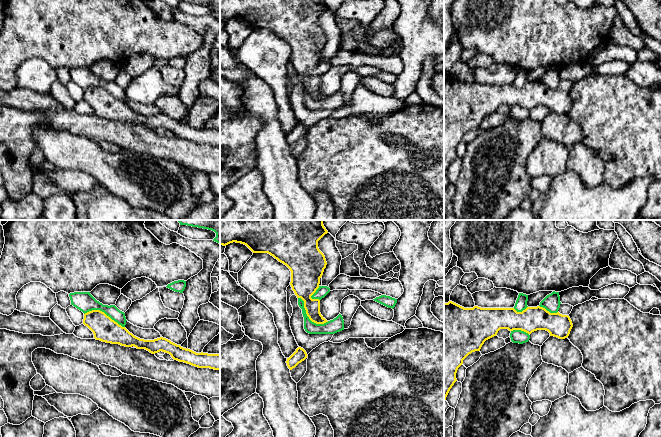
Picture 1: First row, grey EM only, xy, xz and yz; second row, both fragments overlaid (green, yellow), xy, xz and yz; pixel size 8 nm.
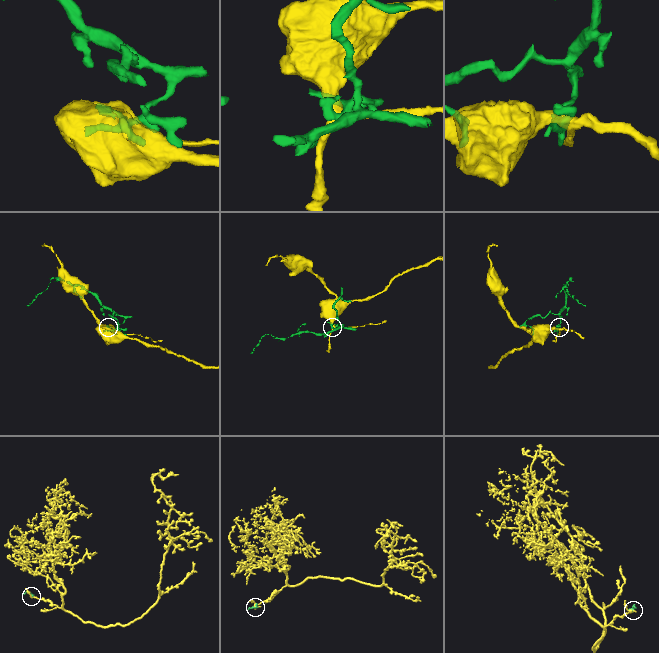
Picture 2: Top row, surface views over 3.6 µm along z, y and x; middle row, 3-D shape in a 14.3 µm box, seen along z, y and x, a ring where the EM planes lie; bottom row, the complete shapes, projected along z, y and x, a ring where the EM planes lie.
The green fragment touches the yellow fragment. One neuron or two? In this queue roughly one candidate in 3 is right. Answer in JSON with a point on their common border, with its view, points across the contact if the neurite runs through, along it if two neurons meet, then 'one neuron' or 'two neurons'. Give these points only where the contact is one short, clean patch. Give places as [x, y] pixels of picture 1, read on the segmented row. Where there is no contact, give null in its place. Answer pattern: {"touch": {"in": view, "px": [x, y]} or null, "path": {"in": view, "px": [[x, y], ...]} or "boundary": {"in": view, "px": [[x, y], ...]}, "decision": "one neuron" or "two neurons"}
{"touch": {"in": "xz", "px": [308, 317]}, "decision": "two neurons"}

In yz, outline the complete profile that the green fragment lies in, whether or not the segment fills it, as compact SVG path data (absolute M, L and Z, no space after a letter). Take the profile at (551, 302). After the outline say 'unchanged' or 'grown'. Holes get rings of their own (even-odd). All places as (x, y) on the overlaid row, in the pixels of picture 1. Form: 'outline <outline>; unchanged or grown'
outline M553 291L540 302L539 306L545 308L550 313L557 313L560 308L560 304L559 292Z; unchanged

